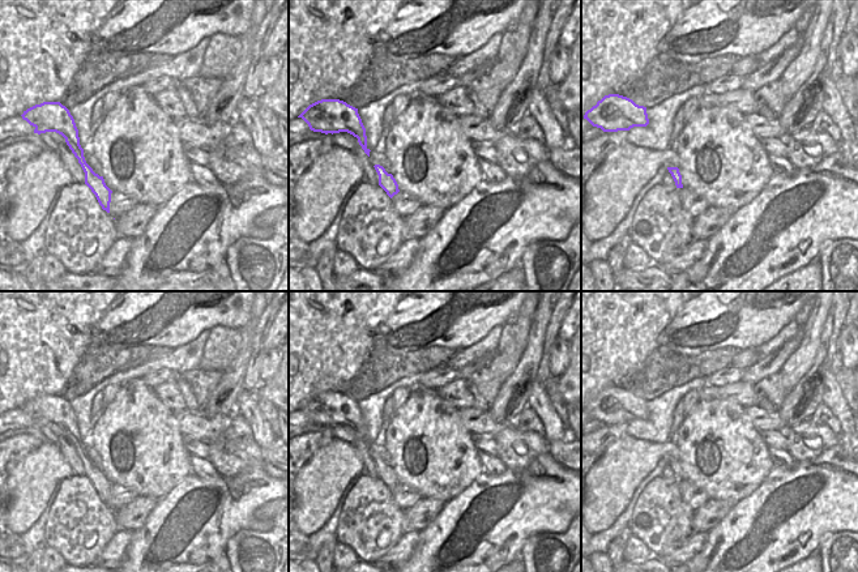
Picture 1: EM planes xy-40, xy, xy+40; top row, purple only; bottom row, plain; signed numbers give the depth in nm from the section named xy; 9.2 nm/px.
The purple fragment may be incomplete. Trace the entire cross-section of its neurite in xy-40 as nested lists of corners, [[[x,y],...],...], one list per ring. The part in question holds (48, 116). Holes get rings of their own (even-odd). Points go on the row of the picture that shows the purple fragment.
[[[43,102],[27,108],[21,116],[35,128],[34,133],[56,132],[65,138],[85,172],[85,184],[95,195],[102,209],[110,213],[112,191],[106,185],[103,176],[95,174],[86,163],[84,149],[80,145],[78,129],[69,110],[60,102]]]

